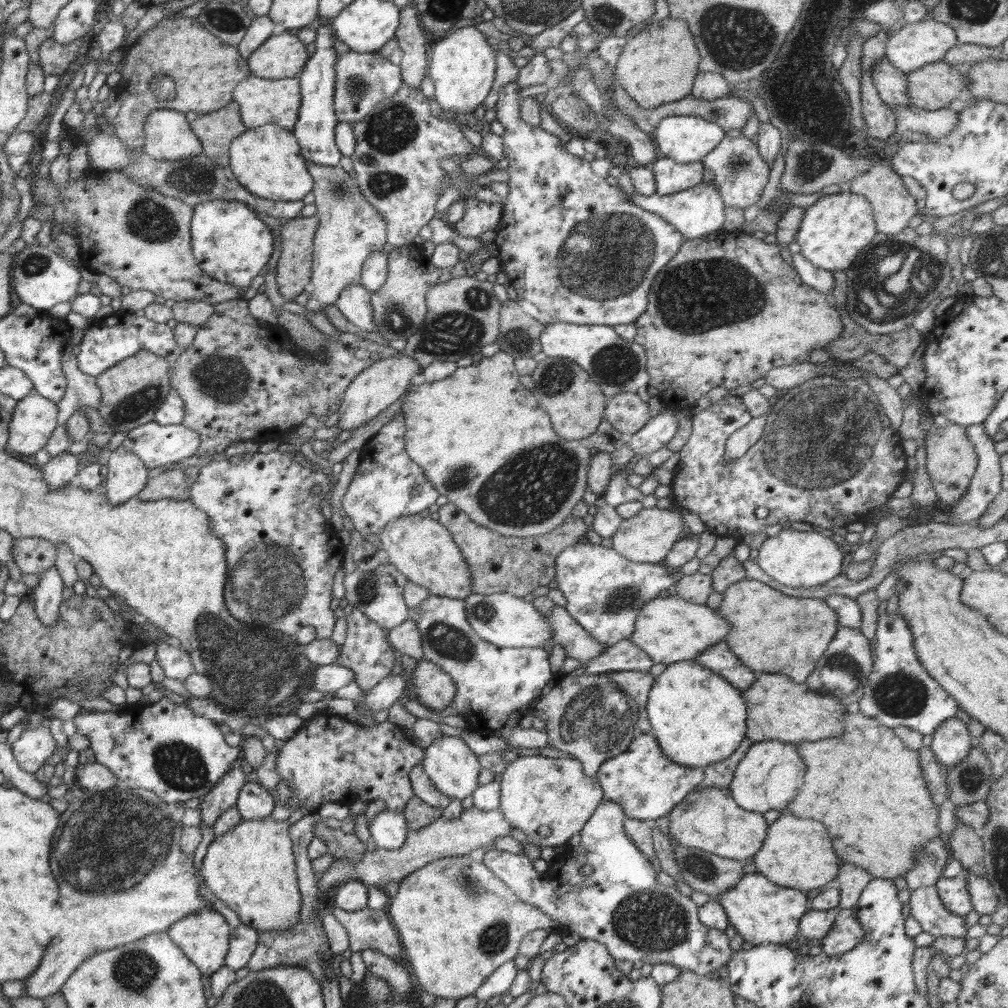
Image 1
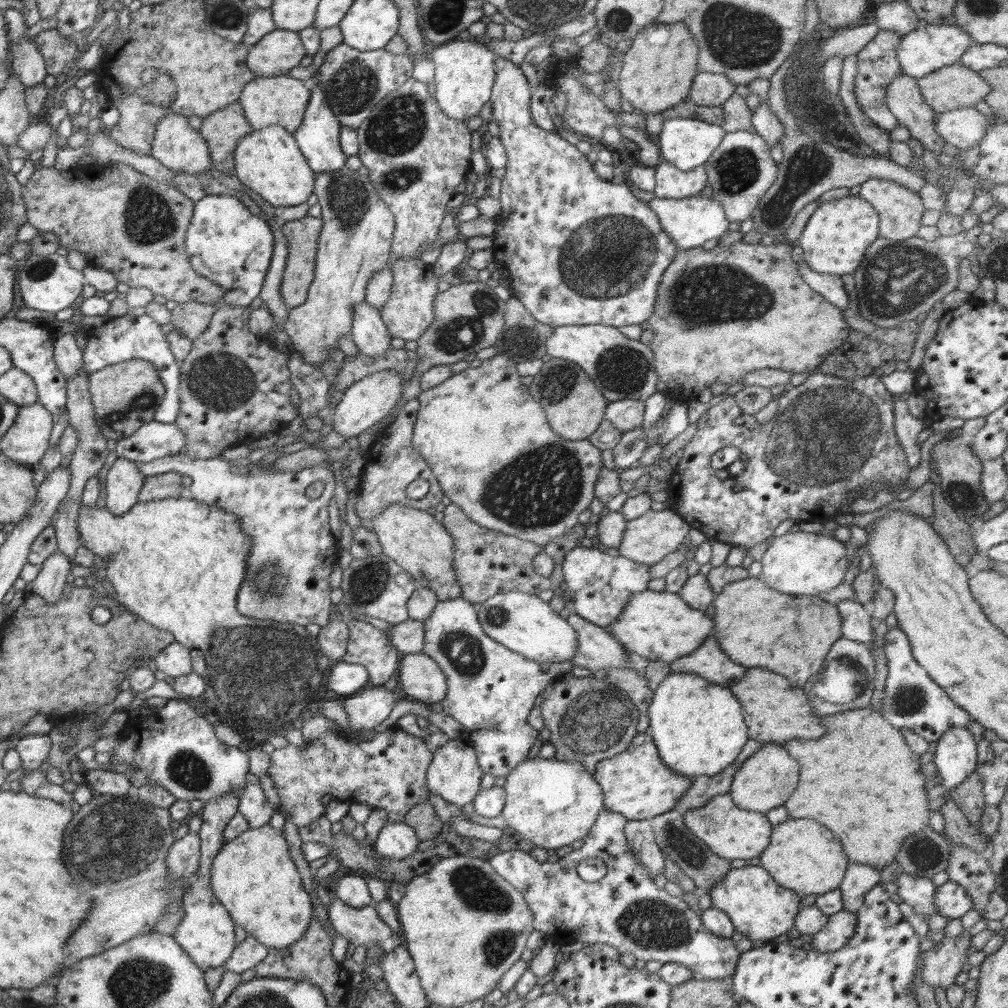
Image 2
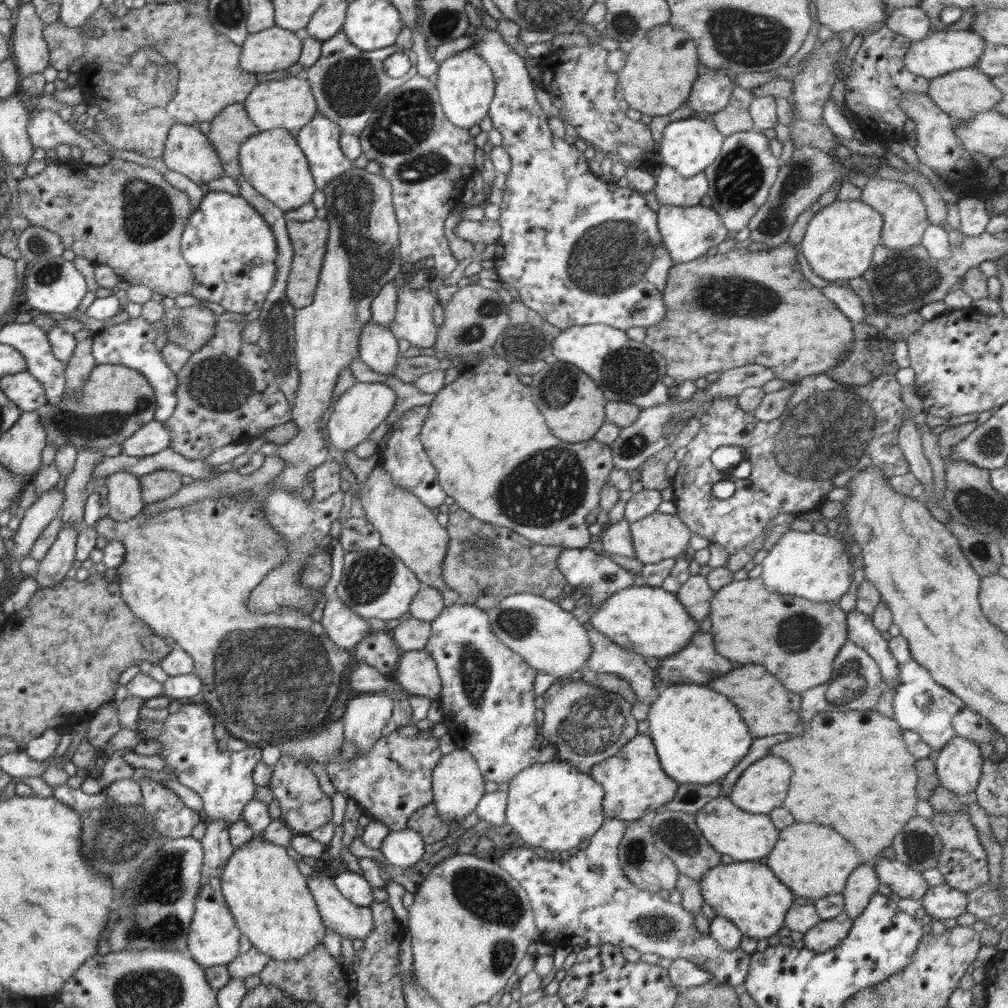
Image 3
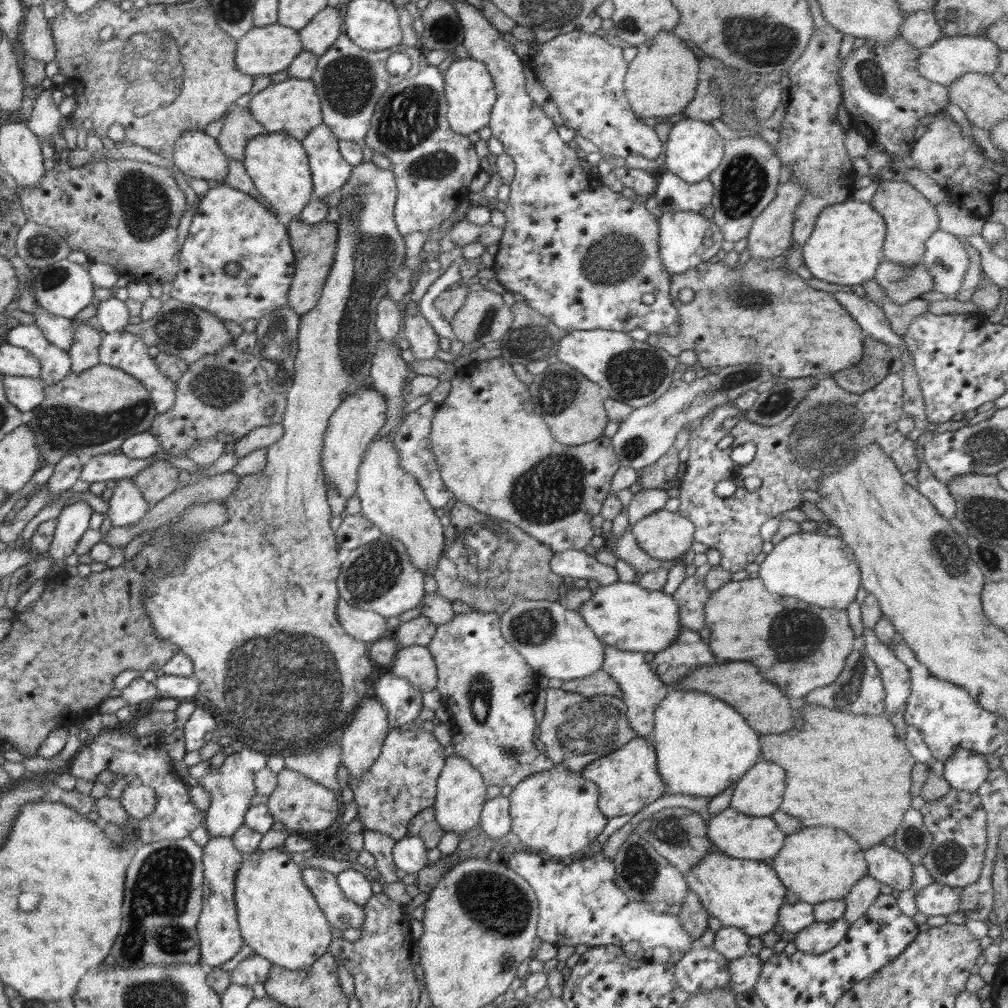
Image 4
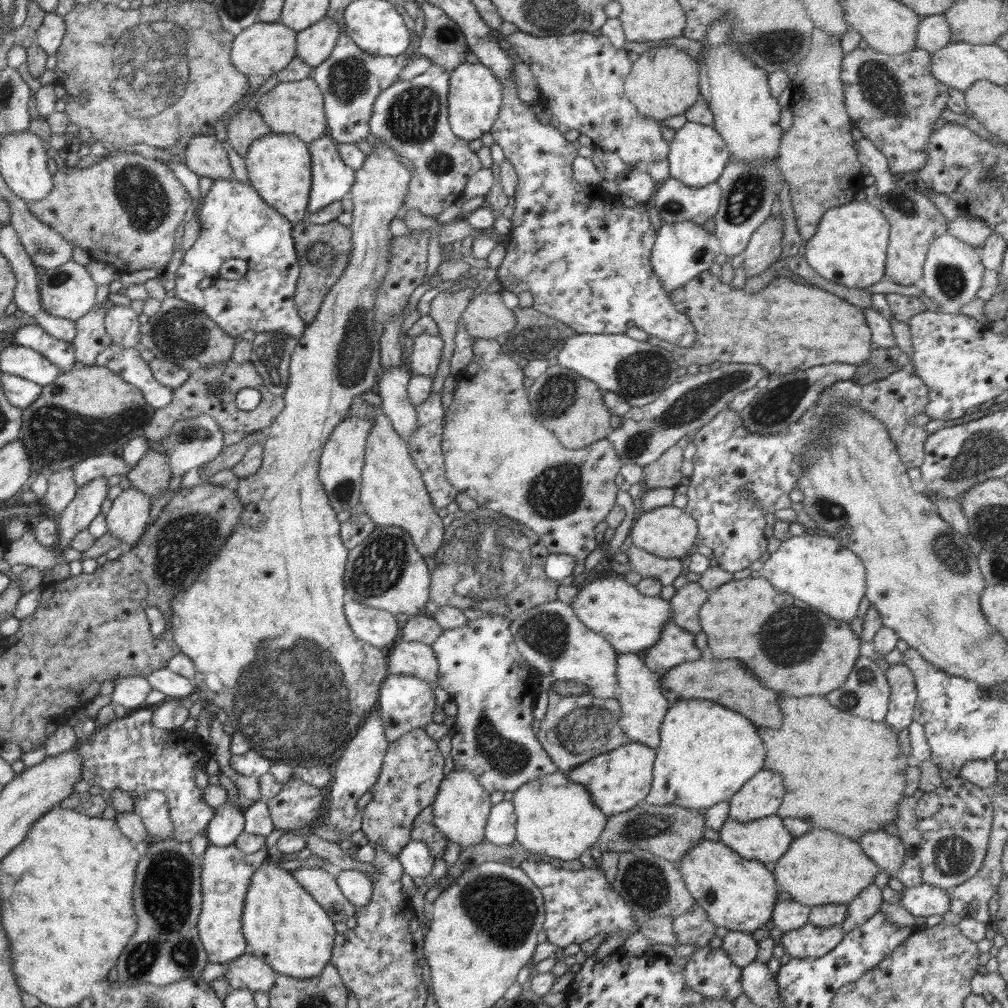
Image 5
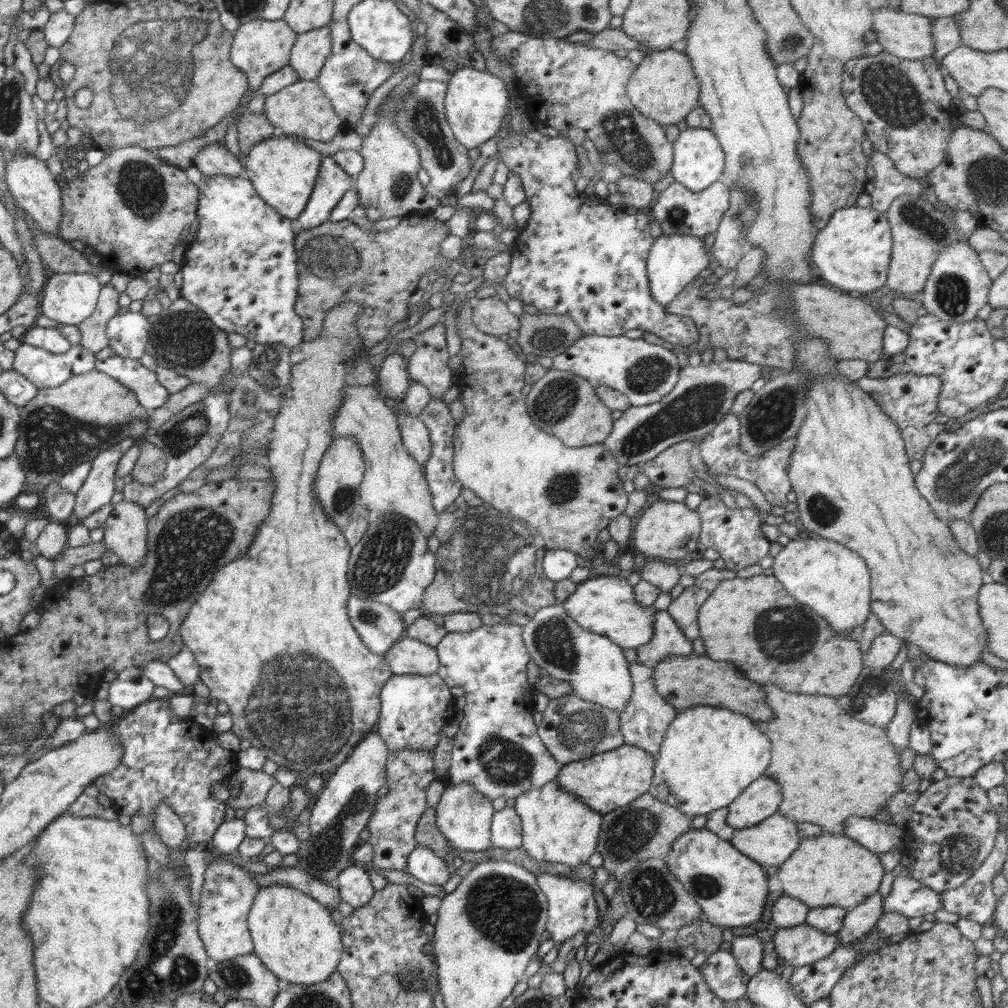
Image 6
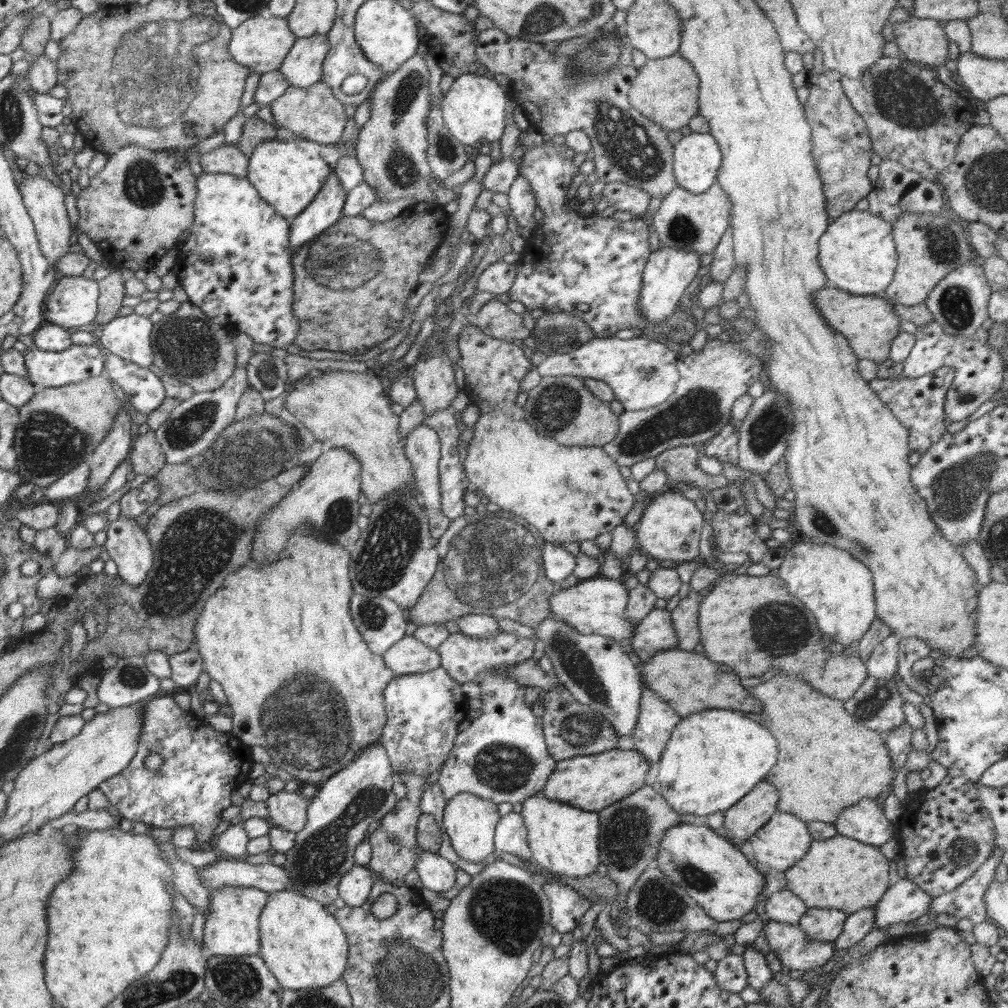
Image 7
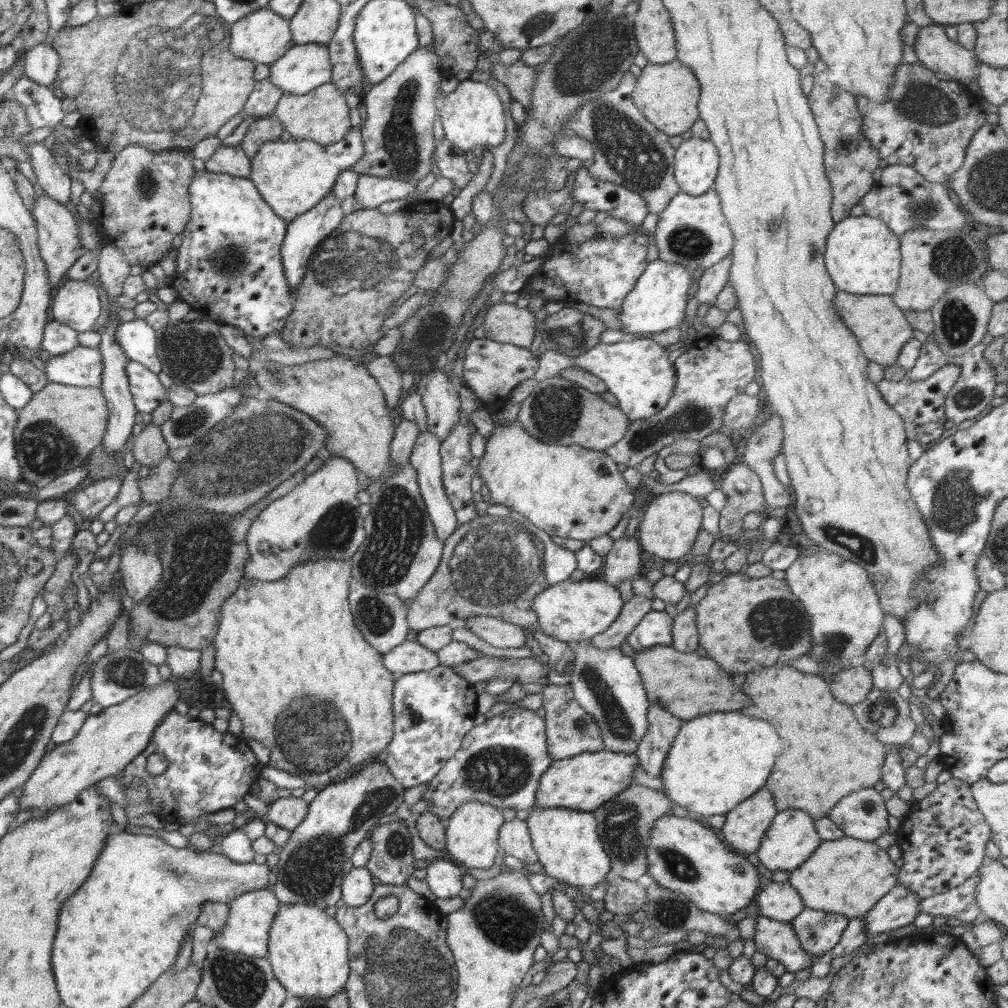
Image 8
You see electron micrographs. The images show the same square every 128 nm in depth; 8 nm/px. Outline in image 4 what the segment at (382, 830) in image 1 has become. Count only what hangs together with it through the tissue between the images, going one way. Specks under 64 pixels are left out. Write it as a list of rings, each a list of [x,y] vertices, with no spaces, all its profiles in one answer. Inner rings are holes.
[[[408,834],[395,841],[392,850],[394,864],[408,874],[420,872],[429,862],[426,858],[427,849],[420,837]]]

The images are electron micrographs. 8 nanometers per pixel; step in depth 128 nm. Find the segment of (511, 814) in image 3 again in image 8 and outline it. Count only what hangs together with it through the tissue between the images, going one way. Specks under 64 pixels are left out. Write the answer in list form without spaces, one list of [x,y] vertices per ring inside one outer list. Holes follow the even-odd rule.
[[[534,806],[529,810],[525,821],[542,872],[570,887],[579,887],[585,891],[596,887],[604,880],[608,882],[612,876],[610,857],[604,851],[593,813],[570,808],[536,808]]]

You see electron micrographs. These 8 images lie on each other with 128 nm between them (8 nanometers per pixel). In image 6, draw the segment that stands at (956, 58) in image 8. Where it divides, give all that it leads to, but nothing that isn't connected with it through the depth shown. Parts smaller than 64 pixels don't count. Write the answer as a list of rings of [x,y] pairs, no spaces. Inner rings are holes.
[[[889,6],[872,12],[872,28],[884,52],[901,59],[920,60],[934,54],[932,18],[908,14]]]

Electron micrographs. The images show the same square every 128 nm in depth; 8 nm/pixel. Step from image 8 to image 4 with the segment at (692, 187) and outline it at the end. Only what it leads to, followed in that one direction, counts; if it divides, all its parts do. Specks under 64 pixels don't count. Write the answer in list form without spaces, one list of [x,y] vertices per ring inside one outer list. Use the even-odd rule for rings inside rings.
[[[688,118],[671,126],[669,138],[665,143],[666,163],[664,170],[689,184],[709,179],[714,170],[721,166],[726,141],[710,123],[702,122],[702,120]]]

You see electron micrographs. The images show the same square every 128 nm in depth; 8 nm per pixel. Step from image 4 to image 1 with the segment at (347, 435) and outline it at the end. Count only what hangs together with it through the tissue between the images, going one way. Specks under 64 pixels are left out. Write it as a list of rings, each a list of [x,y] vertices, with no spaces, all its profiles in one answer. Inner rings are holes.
[[[400,356],[400,358],[384,358],[362,370],[346,388],[344,400],[340,403],[337,411],[340,420],[337,426],[342,430],[354,430],[366,422],[373,420],[382,412],[389,409],[402,395],[406,393],[406,388],[410,384],[412,377],[420,373],[420,368],[414,358],[410,356]]]

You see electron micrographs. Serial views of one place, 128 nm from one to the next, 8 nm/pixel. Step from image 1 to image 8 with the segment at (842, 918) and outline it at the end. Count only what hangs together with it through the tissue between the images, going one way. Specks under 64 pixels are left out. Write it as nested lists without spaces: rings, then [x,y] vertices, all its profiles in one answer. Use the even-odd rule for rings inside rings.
[[[760,915],[756,921],[753,940],[758,952],[766,954],[767,958],[778,960],[788,972],[798,972],[816,961],[804,952],[790,923]]]

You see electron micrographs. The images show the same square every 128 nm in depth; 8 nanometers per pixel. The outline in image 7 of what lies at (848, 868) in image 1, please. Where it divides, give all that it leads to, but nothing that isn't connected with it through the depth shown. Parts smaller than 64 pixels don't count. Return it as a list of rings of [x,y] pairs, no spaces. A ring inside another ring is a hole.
[[[862,908],[858,912],[847,915],[843,924],[840,936],[833,942],[836,951],[846,950],[853,947],[856,942],[860,942],[872,929],[874,924],[875,908]]]

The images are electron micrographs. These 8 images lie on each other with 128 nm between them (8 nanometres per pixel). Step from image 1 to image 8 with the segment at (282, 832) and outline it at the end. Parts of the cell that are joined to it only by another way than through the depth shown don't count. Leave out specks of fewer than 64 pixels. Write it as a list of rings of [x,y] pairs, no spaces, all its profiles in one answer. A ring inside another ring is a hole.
[[[281,904],[268,930],[268,962],[289,996],[330,998],[344,991],[350,965],[348,937],[324,909],[307,904]]]

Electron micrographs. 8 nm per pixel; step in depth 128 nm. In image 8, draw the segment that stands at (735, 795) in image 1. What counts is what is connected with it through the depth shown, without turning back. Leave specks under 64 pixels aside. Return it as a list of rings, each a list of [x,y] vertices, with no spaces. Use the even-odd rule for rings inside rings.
[[[762,786],[725,814],[726,820],[719,833],[721,839],[731,849],[754,854],[777,812],[772,793]]]

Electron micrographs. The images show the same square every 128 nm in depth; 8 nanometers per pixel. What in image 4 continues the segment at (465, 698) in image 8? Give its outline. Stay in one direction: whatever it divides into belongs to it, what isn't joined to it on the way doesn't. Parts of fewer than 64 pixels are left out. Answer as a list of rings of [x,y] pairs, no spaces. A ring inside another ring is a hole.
[[[390,672],[374,682],[371,695],[380,699],[382,706],[388,710],[390,729],[417,721],[420,710],[424,708],[421,690],[408,680],[393,676]]]

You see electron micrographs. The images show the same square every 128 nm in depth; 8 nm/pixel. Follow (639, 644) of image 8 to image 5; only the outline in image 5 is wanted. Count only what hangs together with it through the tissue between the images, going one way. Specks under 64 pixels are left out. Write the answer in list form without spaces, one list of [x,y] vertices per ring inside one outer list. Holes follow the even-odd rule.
[[[673,621],[663,625],[658,641],[644,652],[644,664],[661,676],[680,662],[700,658],[700,650],[694,646],[694,636],[679,628]]]

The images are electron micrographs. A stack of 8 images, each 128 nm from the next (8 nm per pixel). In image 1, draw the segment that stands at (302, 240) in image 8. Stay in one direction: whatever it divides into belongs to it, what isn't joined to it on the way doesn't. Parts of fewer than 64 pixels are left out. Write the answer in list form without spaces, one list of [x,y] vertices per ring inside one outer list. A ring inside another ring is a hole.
[[[321,19],[316,30],[316,45],[314,55],[307,60],[302,72],[298,76],[301,86],[301,106],[298,112],[298,120],[293,129],[297,139],[301,156],[310,163],[322,167],[336,167],[340,165],[343,155],[335,144],[335,129],[338,120],[334,112],[334,85],[336,84],[336,57],[334,49],[336,39],[334,28],[330,26],[330,20]]]

